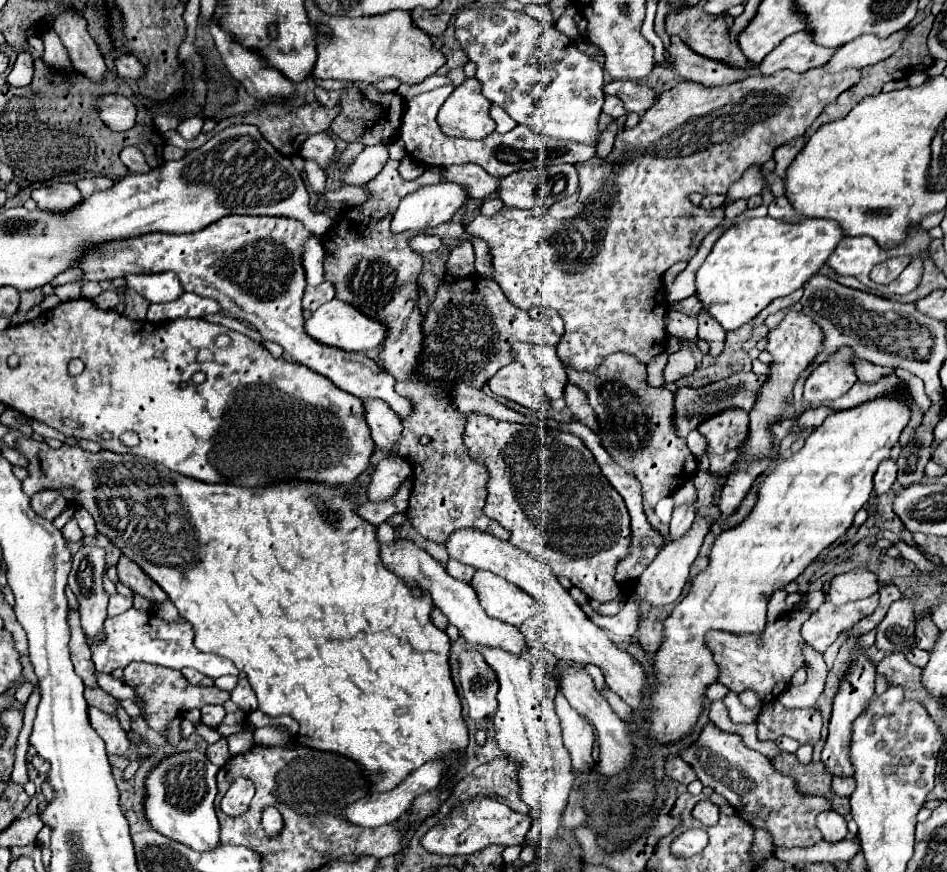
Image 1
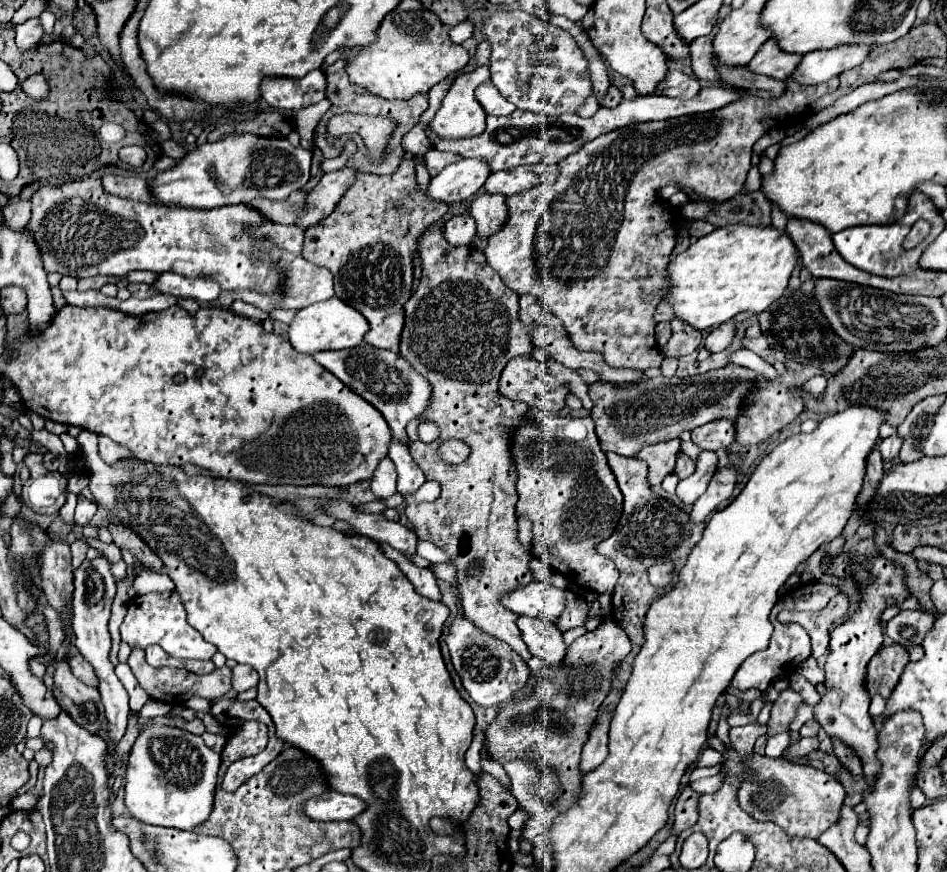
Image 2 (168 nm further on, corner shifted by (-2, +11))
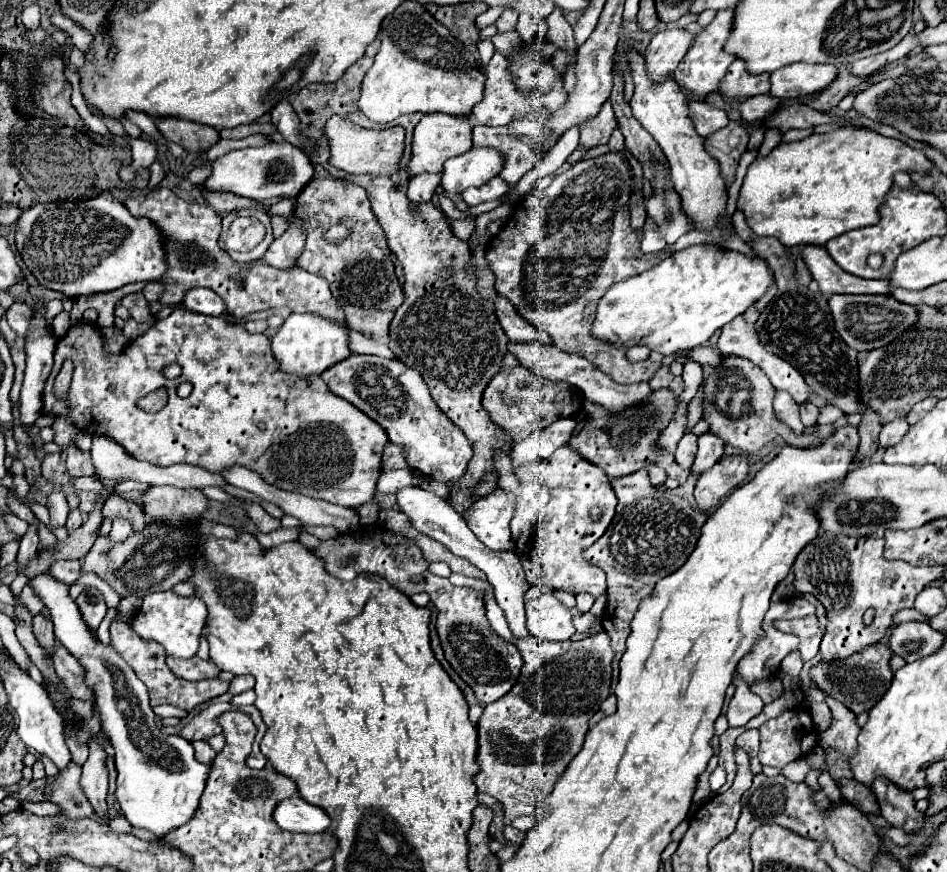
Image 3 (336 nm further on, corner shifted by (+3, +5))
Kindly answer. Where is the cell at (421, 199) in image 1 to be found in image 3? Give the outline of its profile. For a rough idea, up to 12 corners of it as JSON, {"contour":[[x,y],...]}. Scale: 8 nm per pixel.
{"contour":[[471,147],[447,159],[441,187],[461,193],[499,175],[505,157]]}

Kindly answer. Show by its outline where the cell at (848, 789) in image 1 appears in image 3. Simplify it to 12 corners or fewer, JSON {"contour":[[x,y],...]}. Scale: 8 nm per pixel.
{"contour":[[827,697],[833,713],[829,731],[819,745],[855,755],[861,731],[843,703]]}

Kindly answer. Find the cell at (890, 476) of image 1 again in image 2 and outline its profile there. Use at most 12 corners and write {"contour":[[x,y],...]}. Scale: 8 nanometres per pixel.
{"contour":[[900,435],[880,441],[884,461],[894,461],[902,447]]}

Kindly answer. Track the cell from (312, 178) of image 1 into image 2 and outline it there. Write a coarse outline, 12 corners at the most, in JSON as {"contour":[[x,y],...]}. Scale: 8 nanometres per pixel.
{"contour":[[324,99],[296,111],[294,129],[300,145],[314,149],[314,129],[330,109]]}

